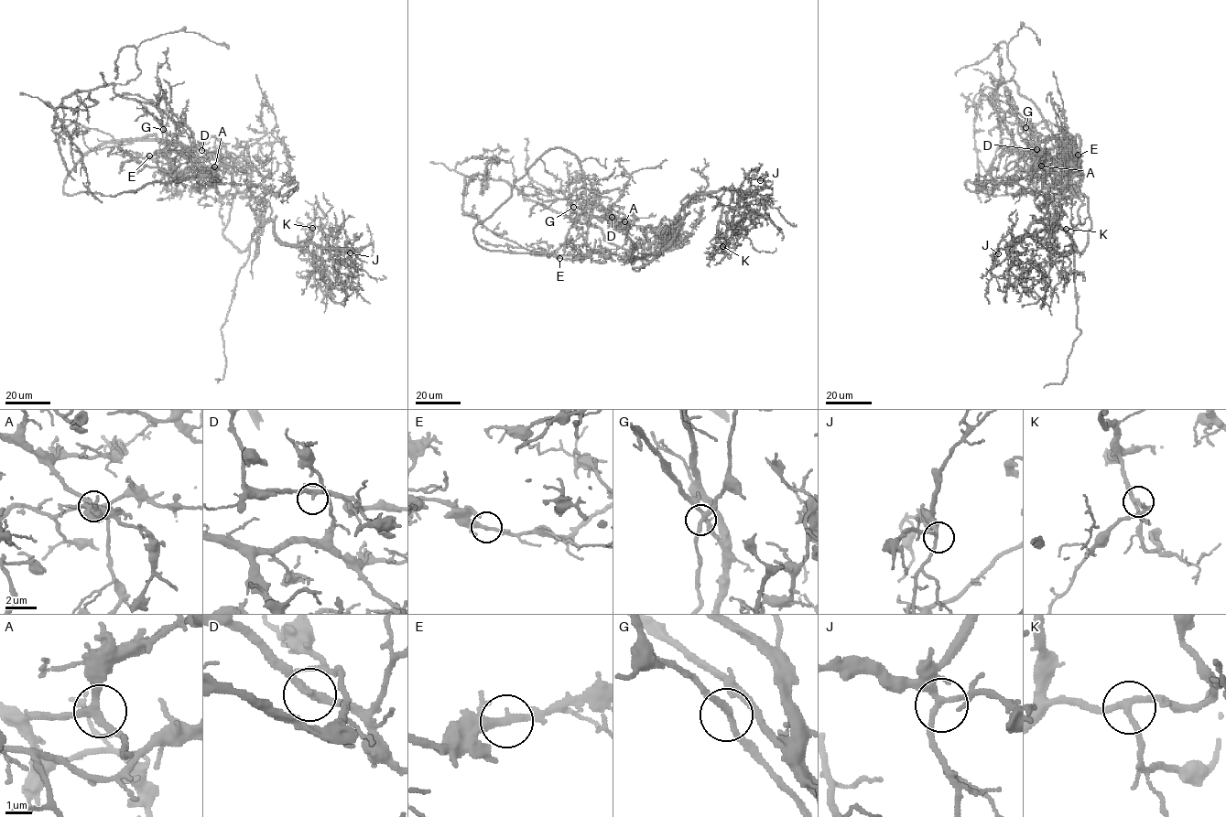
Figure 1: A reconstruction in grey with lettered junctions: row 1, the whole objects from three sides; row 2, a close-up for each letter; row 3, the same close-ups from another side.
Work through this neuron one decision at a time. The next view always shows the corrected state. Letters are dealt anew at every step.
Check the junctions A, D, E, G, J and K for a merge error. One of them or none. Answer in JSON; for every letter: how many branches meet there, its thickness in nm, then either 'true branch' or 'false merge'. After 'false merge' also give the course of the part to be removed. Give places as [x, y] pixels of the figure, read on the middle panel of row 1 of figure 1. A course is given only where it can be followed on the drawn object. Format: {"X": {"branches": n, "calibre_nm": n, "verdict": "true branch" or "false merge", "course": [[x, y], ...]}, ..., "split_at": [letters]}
{"A": {"branches": 3, "calibre_nm": 240, "verdict": "true branch"}, "D": {"branches": 3, "calibre_nm": 240, "verdict": "true branch"}, "E": {"branches": 3, "calibre_nm": 240, "verdict": "false merge", "course": [[559, 258], [465, 213], [464, 177], [597, 226], [635, 271], [691, 196], [722, 188], [728, 226], [776, 248]]}, "G": {"branches": 3, "calibre_nm": 200, "verdict": "true branch"}, "J": {"branches": 3, "calibre_nm": 240, "verdict": "true branch"}, "K": {"branches": 3, "calibre_nm": 220, "verdict": "true branch"}, "split_at": ["E"]}

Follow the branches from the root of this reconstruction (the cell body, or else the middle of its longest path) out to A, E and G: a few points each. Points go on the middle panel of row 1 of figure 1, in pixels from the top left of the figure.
A: (617, 246), (630, 256), (638, 243), (643, 258), (633, 256), (628, 228), (618, 223), (624, 221)
E: (617, 246), (630, 256), (638, 243), (643, 258), (627, 260), (610, 252), (559, 258)
G: (617, 246), (630, 256), (638, 243), (643, 258), (633, 256), (625, 225), (582, 214), (576, 220), (573, 207)

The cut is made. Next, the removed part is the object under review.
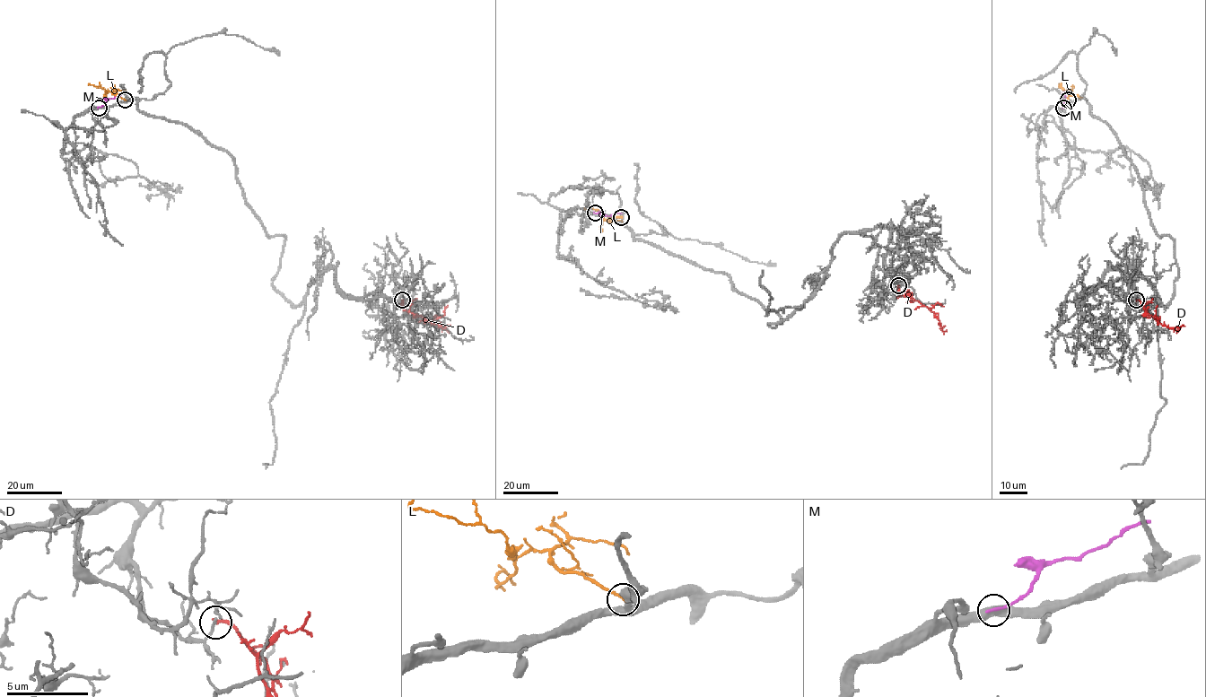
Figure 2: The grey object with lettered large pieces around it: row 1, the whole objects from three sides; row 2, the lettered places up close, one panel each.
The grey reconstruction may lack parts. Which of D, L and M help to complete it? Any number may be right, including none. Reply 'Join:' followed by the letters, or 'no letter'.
Join: no letter

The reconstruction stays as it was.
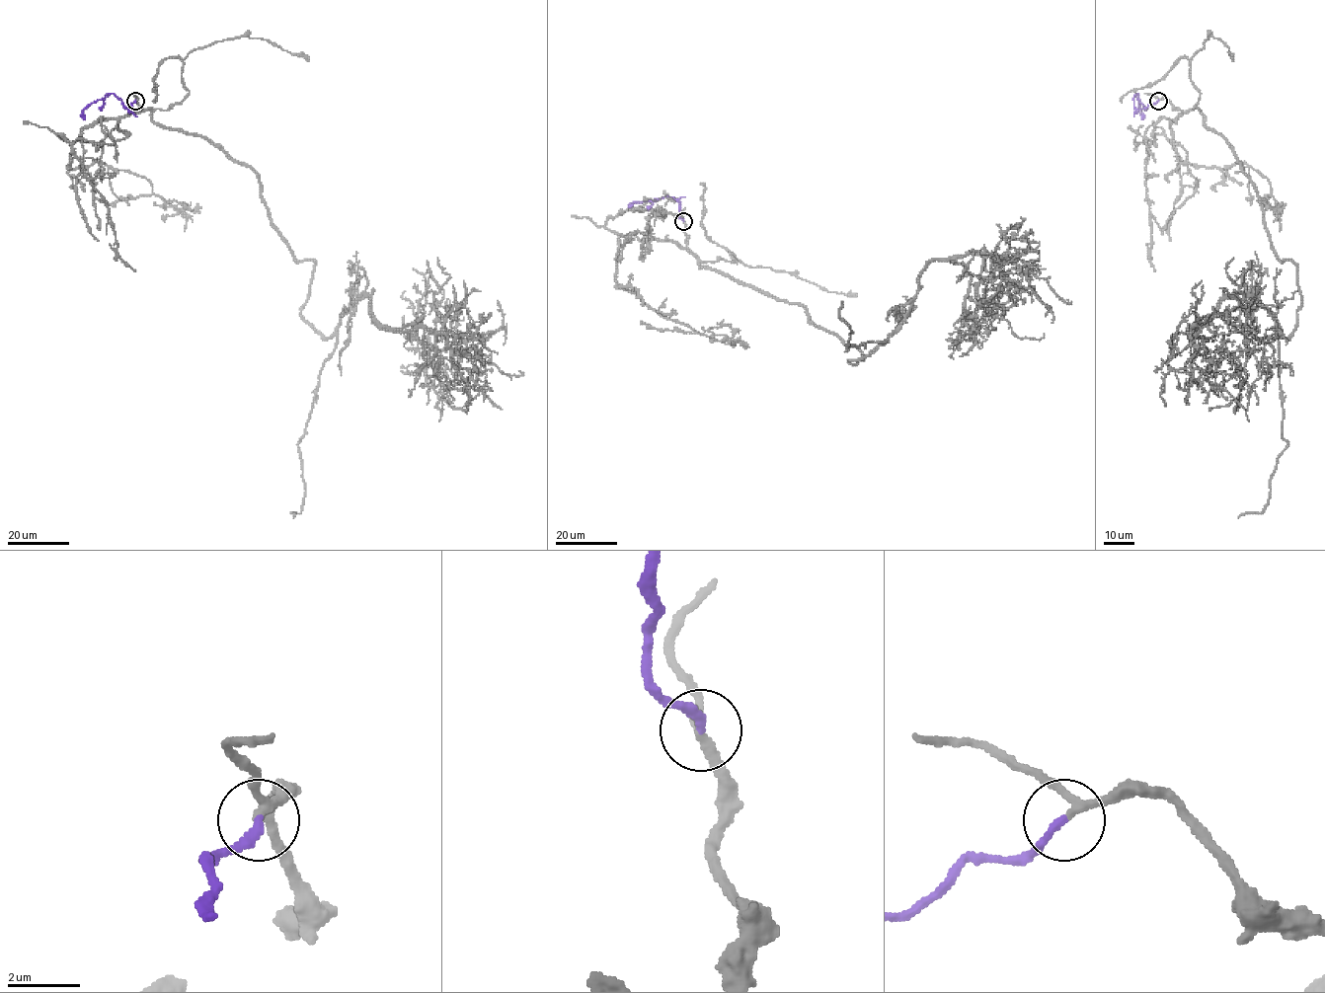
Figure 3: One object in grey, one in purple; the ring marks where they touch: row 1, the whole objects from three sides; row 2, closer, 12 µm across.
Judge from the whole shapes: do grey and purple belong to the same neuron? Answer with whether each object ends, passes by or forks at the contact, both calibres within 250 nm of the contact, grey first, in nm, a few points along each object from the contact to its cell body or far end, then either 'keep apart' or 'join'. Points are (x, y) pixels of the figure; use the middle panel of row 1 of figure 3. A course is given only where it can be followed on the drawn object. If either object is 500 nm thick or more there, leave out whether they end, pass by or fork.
grey passes by | purple ends | 200/200 nm | grey via (683, 221), (700, 267), (800, 304), (852, 364), (928, 263), (971, 253), (978, 303), (1044, 334) | purple via (683, 221), (679, 216), (679, 203), (672, 197), (632, 204) | join

